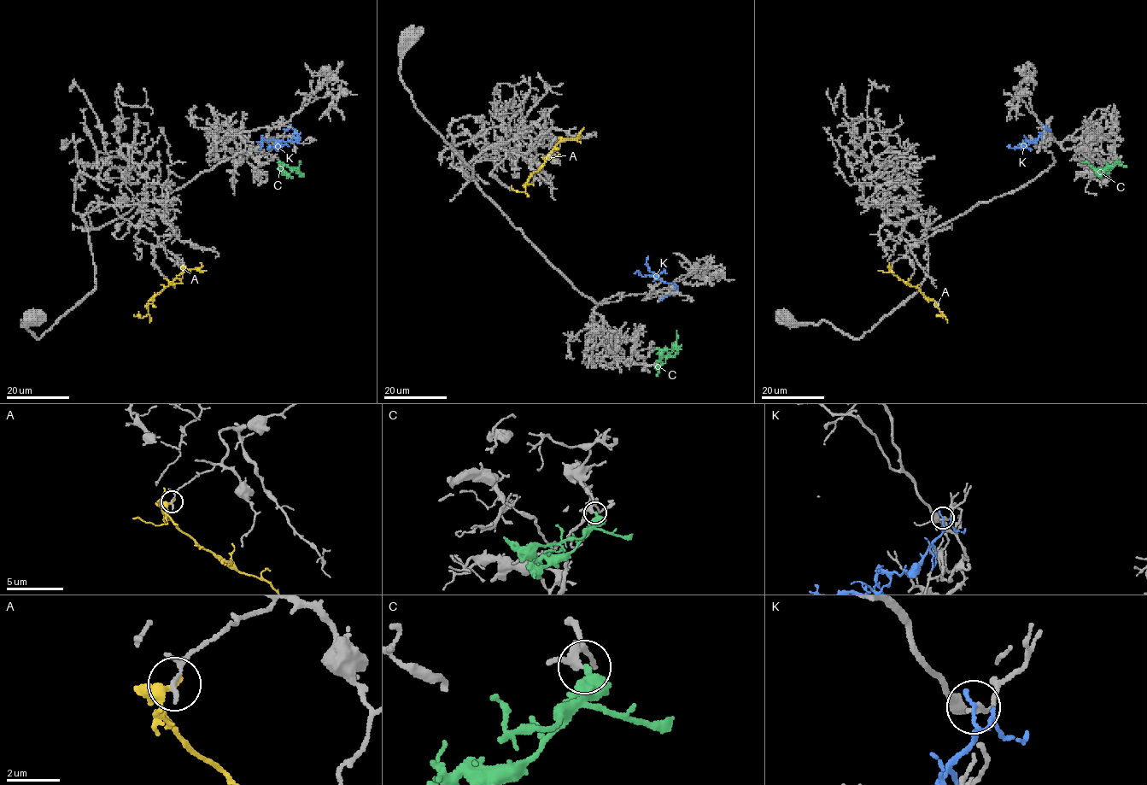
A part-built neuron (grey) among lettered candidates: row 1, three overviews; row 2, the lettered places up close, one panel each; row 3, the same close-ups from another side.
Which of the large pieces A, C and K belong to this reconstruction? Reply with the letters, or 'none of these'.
none of these

